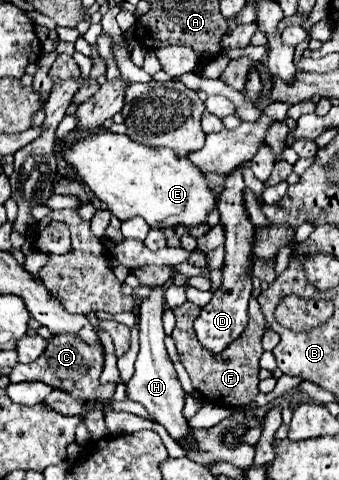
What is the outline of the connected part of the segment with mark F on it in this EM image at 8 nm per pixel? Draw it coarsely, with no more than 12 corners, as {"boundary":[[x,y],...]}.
{"boundary":[[256,298],[238,340],[208,356],[192,302],[172,308],[172,338],[194,390],[210,404],[240,408],[258,390],[262,336]]}

